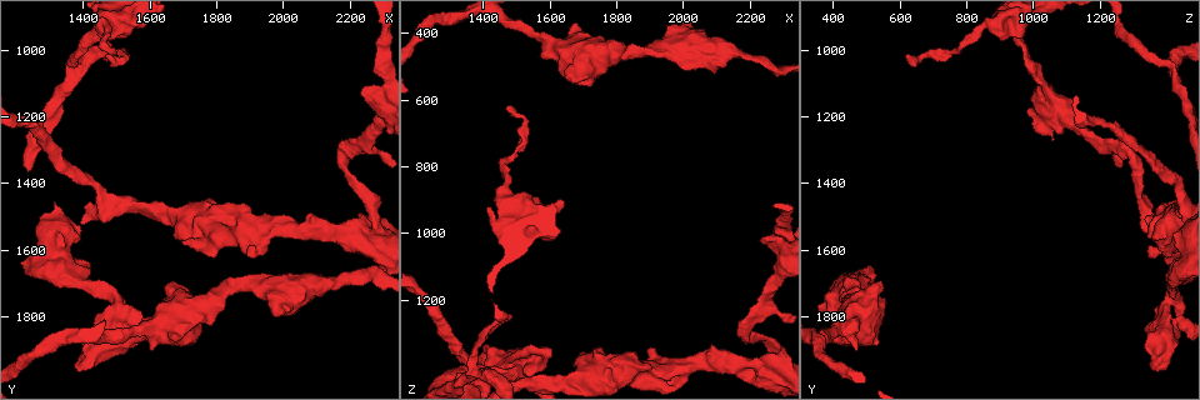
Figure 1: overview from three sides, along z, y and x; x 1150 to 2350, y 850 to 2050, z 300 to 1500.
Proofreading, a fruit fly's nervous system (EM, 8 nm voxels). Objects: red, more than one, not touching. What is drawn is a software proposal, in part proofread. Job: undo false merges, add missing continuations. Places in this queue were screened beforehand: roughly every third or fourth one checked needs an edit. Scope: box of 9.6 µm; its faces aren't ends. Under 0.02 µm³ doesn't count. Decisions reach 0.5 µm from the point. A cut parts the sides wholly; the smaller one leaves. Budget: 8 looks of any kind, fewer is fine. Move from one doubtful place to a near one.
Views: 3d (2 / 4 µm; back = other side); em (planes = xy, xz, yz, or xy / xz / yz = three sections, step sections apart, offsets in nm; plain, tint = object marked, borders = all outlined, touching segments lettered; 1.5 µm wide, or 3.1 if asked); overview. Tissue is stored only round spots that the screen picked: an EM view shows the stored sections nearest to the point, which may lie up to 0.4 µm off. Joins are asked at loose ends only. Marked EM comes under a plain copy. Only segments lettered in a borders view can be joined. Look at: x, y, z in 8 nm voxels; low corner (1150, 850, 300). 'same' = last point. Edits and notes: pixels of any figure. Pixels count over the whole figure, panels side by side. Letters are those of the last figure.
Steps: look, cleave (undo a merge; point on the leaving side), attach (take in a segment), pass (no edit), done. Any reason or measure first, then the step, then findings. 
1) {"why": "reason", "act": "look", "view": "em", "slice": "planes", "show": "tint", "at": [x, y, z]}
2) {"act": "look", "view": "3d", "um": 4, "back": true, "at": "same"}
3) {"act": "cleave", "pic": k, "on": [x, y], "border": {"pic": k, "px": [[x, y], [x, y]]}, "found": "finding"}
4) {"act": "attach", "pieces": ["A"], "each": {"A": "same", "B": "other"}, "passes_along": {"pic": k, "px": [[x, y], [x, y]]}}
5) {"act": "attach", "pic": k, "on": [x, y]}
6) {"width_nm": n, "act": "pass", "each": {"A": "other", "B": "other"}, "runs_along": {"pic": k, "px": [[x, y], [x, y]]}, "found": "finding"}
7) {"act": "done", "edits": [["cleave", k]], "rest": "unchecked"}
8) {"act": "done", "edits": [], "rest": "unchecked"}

{"why": "calibre changes", "act": "look", "view": "em", "slice": "yz", "step": 4, "show": "tint", "at": [2120, 1690, 460]}

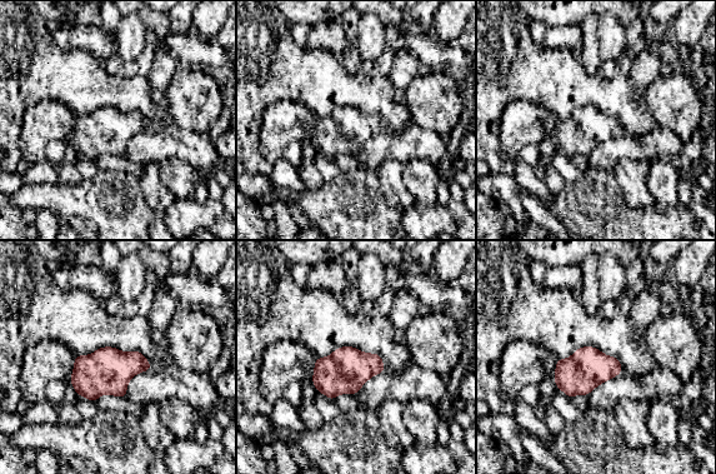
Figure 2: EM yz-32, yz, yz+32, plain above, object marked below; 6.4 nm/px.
{"why": "another direction", "act": "look", "view": "em", "slice": "planes", "show": "borders", "at": "same"}

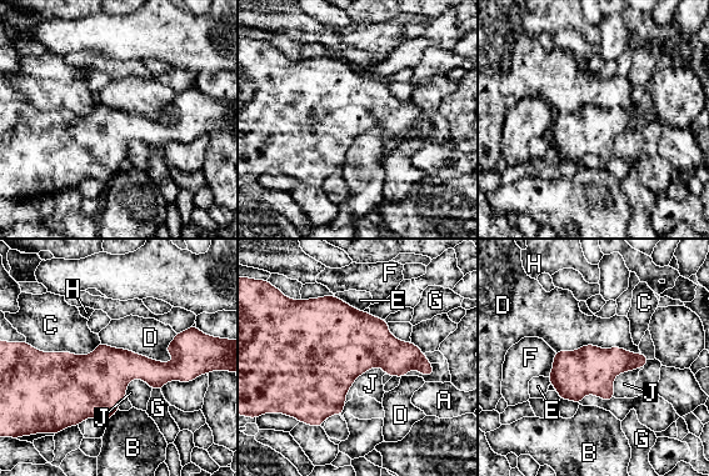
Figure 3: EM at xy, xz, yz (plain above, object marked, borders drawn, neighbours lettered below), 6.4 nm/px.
{"longest_contact_nm": ["D", 500], "act": "pass", "each": {"A": "other", "B": "other", "C": "other", "D": "other", "E": "other", "F": "other", "G": "other", "H": "other", "J": "other"}, "found": "all the same neuron"}

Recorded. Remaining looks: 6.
{"why": "four-way junction", "act": "look", "view": "em", "slice": "xz", "step": 4, "show": "borders", "at": [1500, 1740, 1420]}

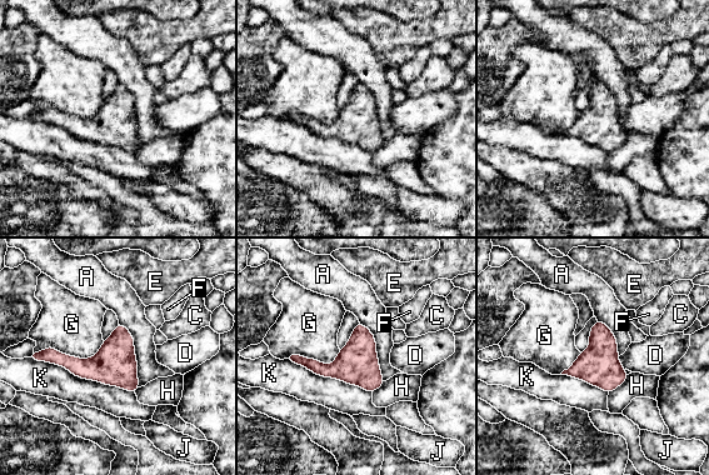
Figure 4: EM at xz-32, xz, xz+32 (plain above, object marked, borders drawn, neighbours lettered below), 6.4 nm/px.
{"width_nm": 260, "act": "pass", "each": {"A": "other", "C": "other", "D": "other", "E": "other", "F": "other", "G": "other", "H": "other", "J": "other", "K": "other"}, "border": {"pic": 4, "px": [[119, 323], [133, 336], [139, 386]]}, "found": "continuous, no second neuron"}

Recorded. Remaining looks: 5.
{"why": "thin arm on a thick one", "act": "look", "view": "3d", "um": 4, "at": [2270, 1550, 1370]}

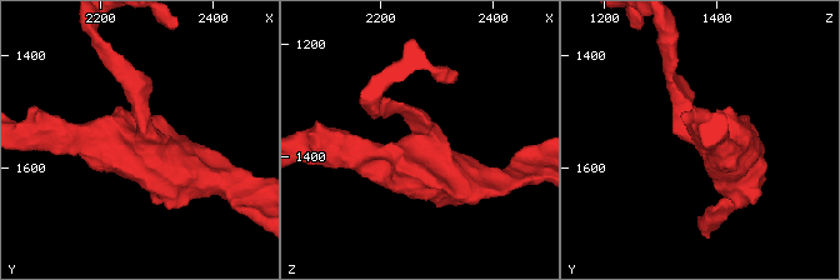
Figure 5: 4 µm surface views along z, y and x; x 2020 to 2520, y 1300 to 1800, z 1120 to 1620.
{"arms": 4, "act": "look", "view": "em", "slice": "planes", "show": "tint", "at": [2270, 1545, 1365]}

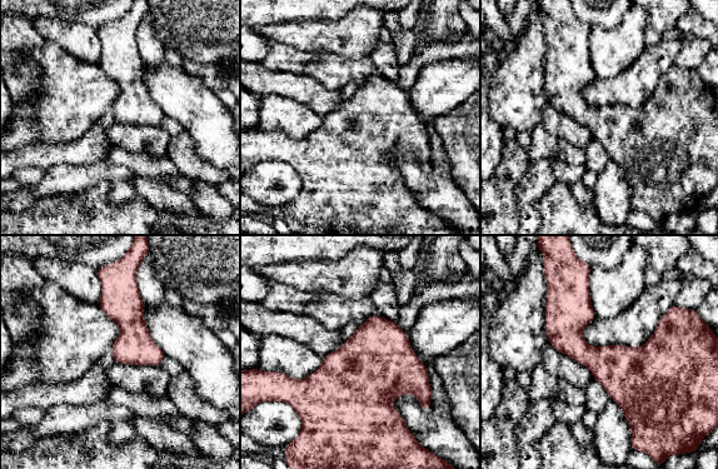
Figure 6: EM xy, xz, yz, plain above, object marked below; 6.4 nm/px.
{"why": "what lies round it", "act": "look", "view": "em", "slice": "planes", "show": "borders", "at": "same"}

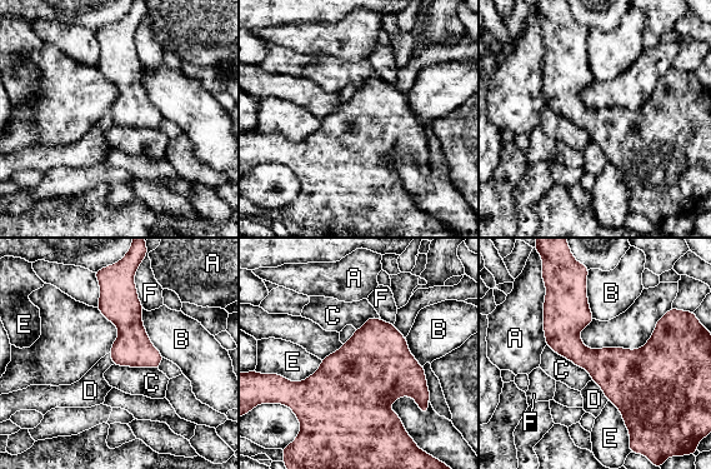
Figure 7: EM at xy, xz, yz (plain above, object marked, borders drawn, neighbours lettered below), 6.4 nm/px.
{"act": "pass", "each": {"A": "other", "B": "other", "C": "other", "D": "other", "E": "other", "F": "other"}, "border": {"pic": 7, "px": [[546, 344], [584, 368], [591, 379]]}, "found": "all the same neuron"}

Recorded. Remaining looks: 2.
{"act": "done", "edits": [], "rest": "unchecked"}

